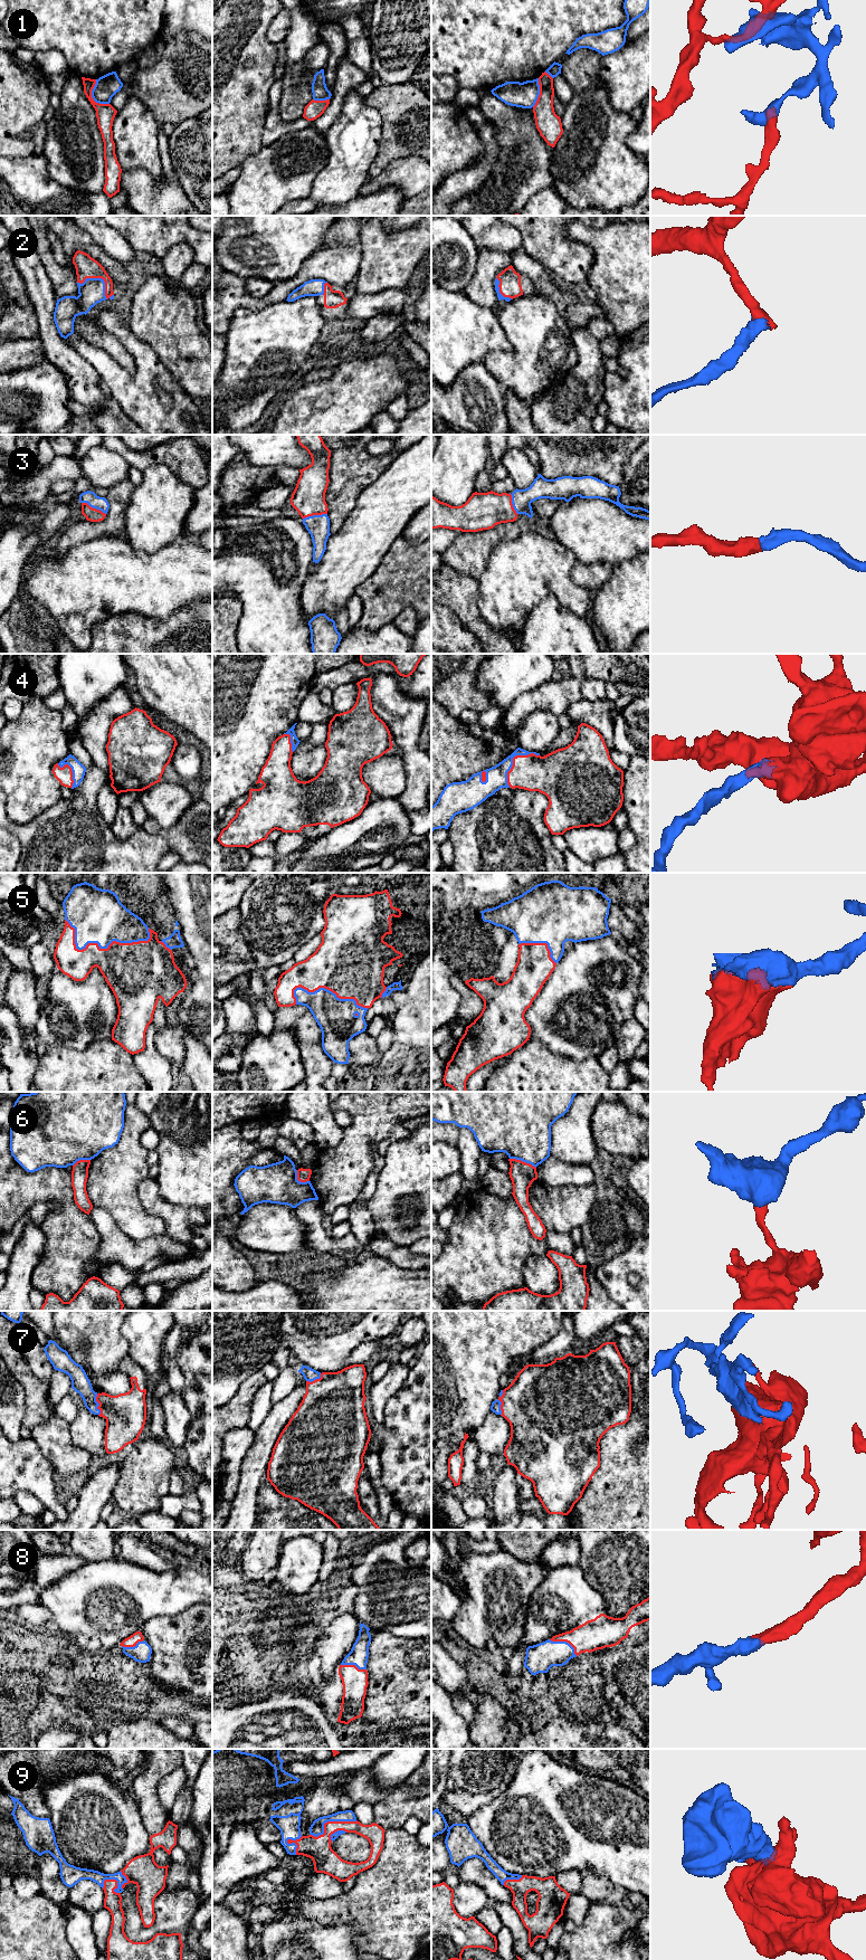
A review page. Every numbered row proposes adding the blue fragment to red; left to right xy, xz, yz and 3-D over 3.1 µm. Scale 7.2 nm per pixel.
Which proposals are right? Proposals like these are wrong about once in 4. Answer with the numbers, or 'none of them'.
2, 3, 4, 5, 7, 8, 9

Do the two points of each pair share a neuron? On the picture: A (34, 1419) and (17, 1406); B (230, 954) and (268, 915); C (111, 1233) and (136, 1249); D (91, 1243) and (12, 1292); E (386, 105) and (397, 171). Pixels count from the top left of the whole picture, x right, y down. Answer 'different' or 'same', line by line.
A: different
B: different
C: same
D: different
E: different

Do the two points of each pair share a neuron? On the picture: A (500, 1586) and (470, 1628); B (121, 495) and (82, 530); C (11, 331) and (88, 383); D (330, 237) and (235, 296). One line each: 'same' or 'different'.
A: same
B: same
C: different
D: different

